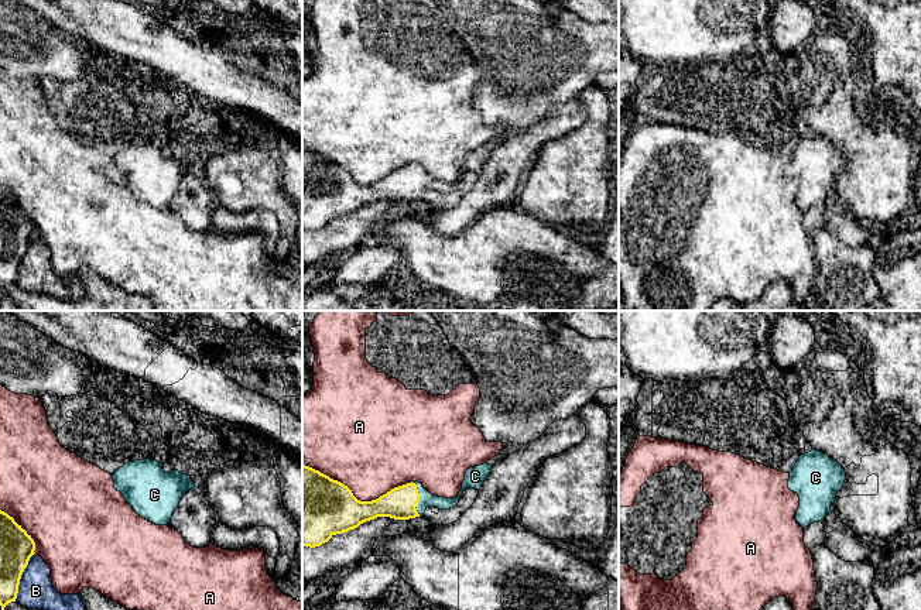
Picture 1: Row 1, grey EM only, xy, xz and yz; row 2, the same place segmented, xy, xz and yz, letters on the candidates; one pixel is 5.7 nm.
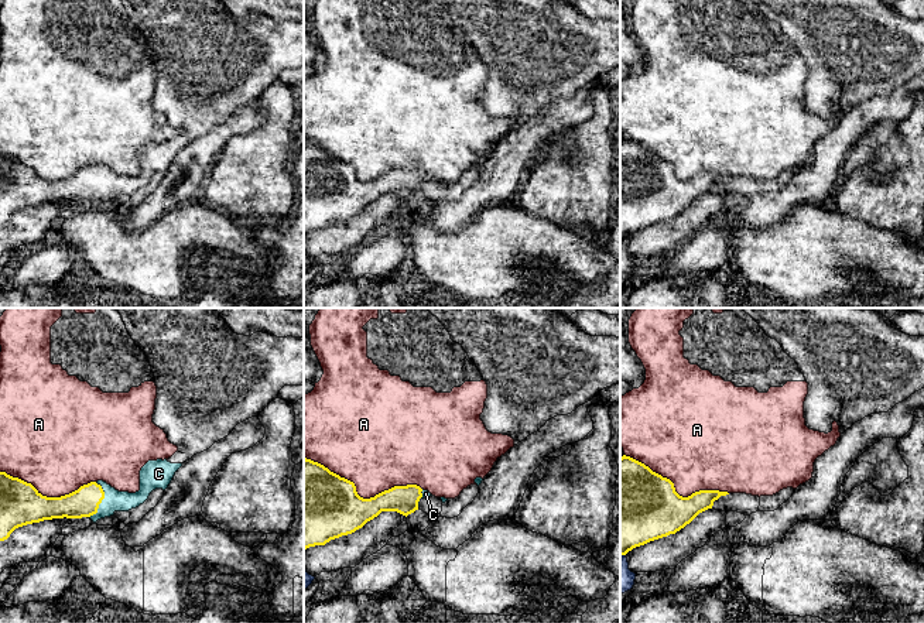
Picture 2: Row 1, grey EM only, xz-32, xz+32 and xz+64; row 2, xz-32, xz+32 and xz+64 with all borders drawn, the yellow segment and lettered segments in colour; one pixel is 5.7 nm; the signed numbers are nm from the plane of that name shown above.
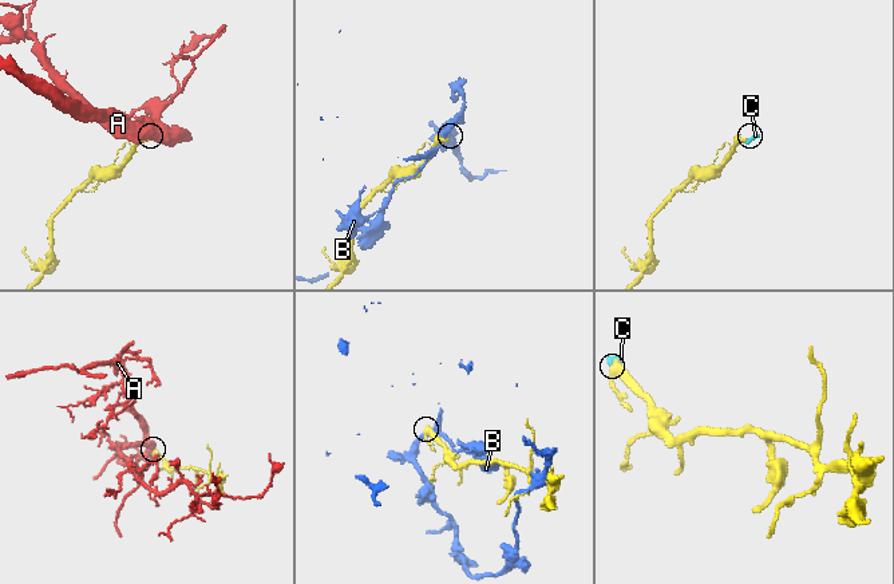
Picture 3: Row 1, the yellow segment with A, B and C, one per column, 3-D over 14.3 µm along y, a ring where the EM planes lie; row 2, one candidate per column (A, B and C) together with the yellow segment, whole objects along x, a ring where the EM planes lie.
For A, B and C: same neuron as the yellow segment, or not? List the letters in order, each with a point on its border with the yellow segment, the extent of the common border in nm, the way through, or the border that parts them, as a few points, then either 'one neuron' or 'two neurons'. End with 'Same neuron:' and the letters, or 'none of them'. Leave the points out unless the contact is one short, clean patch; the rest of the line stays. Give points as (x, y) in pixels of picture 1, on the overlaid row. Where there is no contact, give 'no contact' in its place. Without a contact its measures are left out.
A: xz (355, 497) | 650 nm | two neurons
B: xy (20, 576) | 300 nm | two neurons
C: xz (418, 499) | 200 nm | one neuron
Same neuron: C

